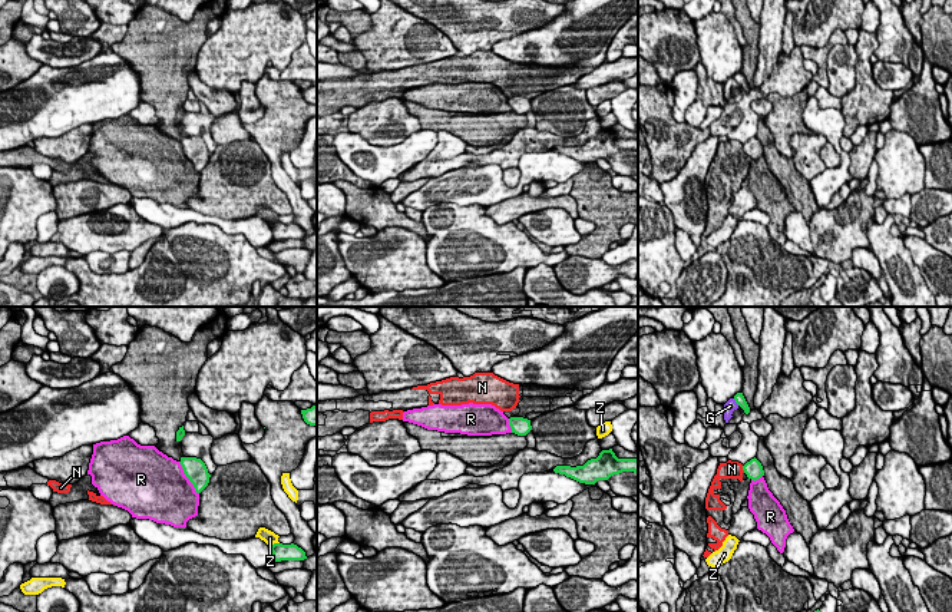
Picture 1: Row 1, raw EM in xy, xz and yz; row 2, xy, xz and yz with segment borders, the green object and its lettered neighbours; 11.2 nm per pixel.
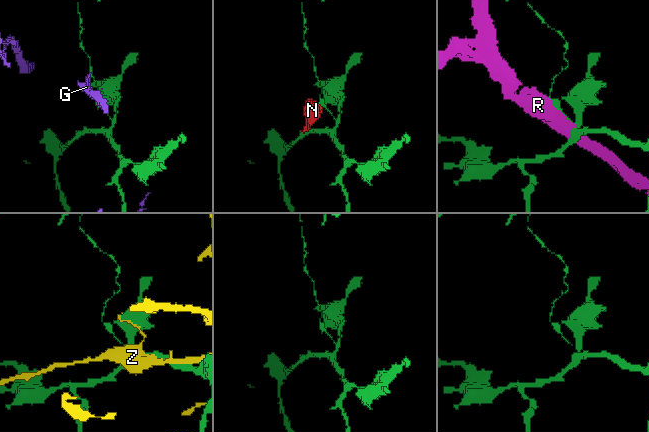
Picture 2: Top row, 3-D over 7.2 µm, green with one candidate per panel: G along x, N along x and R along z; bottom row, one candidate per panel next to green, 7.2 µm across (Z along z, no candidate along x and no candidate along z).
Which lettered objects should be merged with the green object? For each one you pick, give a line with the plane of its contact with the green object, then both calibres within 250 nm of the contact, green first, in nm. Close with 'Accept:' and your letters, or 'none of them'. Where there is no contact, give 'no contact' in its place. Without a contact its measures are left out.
Accept: none of them

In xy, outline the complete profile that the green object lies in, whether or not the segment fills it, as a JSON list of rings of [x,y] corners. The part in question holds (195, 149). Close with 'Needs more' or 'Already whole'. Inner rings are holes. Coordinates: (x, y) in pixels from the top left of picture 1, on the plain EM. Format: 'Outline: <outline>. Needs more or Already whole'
Outline: [[[181,136],[179,142],[185,155],[194,163],[195,171],[201,172],[208,165],[211,156],[205,142],[196,136]]]. Already whole

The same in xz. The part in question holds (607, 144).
Outline: [[[612,128],[602,129],[596,138],[588,139],[584,145],[556,145],[555,152],[565,153],[579,162],[595,163],[598,159],[608,159],[622,150],[638,150],[637,138],[618,138]]]. Already whole

